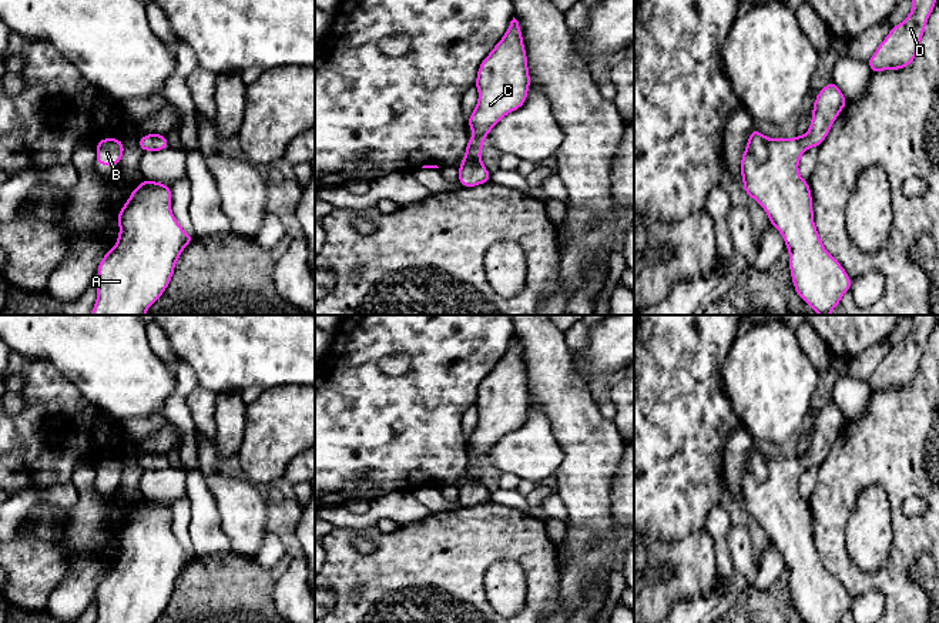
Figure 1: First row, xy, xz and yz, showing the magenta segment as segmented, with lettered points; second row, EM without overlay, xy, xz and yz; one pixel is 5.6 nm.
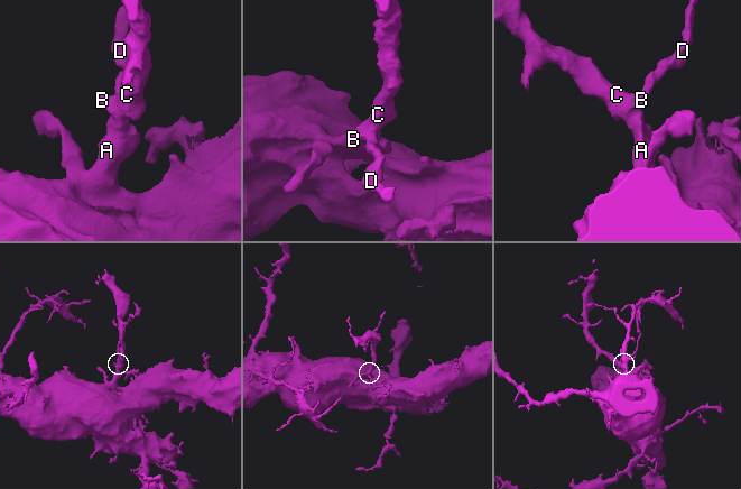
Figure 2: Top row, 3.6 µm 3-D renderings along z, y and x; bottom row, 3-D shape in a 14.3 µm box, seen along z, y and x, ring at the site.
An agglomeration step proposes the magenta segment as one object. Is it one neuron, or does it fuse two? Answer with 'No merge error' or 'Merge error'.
No merge error

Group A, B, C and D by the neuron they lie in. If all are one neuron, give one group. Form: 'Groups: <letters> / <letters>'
Groups: A B C D

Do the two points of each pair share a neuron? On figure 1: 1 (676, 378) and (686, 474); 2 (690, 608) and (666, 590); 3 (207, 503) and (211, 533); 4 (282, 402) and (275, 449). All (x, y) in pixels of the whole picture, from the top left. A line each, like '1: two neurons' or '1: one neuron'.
1: one neuron
2: two neurons
3: one neuron
4: one neuron

